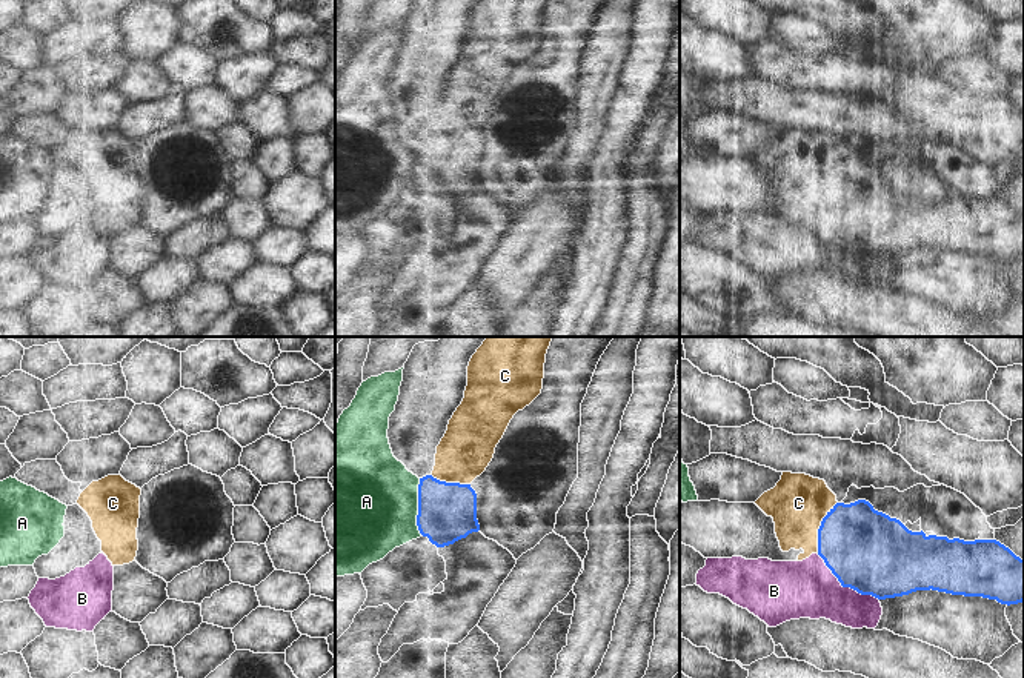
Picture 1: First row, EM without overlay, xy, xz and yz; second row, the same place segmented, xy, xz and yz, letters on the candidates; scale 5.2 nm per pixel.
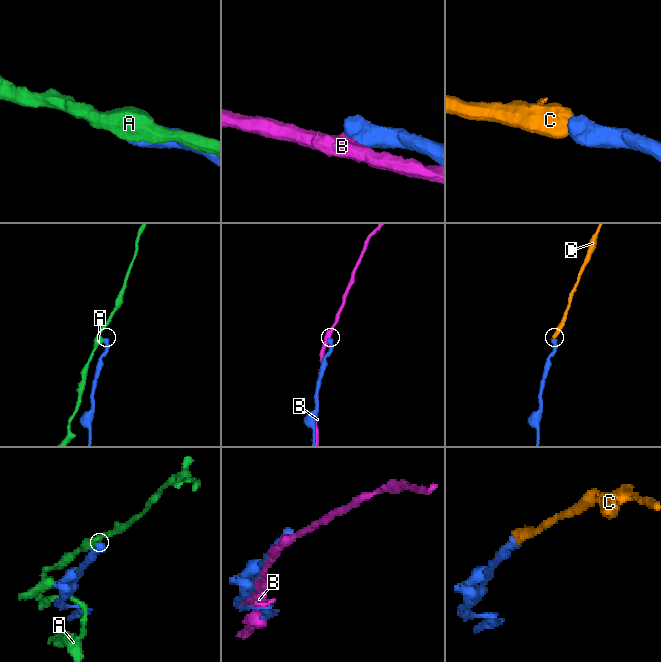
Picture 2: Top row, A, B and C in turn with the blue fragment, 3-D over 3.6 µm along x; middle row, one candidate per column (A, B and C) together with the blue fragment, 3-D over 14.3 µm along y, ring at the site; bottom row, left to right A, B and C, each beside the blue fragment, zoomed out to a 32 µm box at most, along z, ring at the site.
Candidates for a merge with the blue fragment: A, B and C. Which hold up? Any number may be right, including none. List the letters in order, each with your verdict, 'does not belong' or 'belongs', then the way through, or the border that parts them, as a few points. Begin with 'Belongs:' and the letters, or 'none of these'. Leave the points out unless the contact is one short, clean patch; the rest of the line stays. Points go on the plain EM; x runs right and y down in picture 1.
Belongs: C
A: does not belong; border xz (418, 134), (417, 185), (422, 189)
B: does not belong
C: belongs; way yz (863, 203), (832, 185), (820, 183), (798, 159)

